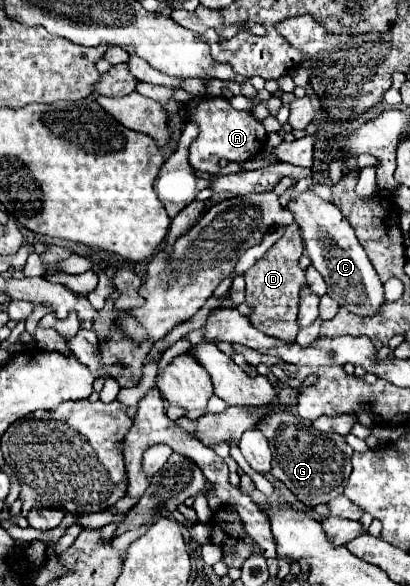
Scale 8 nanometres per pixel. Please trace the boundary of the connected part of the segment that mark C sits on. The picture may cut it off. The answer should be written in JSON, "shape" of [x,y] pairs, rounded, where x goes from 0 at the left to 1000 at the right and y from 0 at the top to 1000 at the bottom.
{"shape":[[[739,326],[724,343],[705,346],[700,357],[720,367],[720,381],[734,387],[749,435],[759,439],[768,459],[788,469],[798,483],[798,500],[846,531],[905,541],[924,534],[924,524],[939,517],[934,483],[910,459],[905,445],[890,435],[890,425],[876,418],[861,391],[837,374],[832,360],[802,343],[778,340],[763,326]]]}

